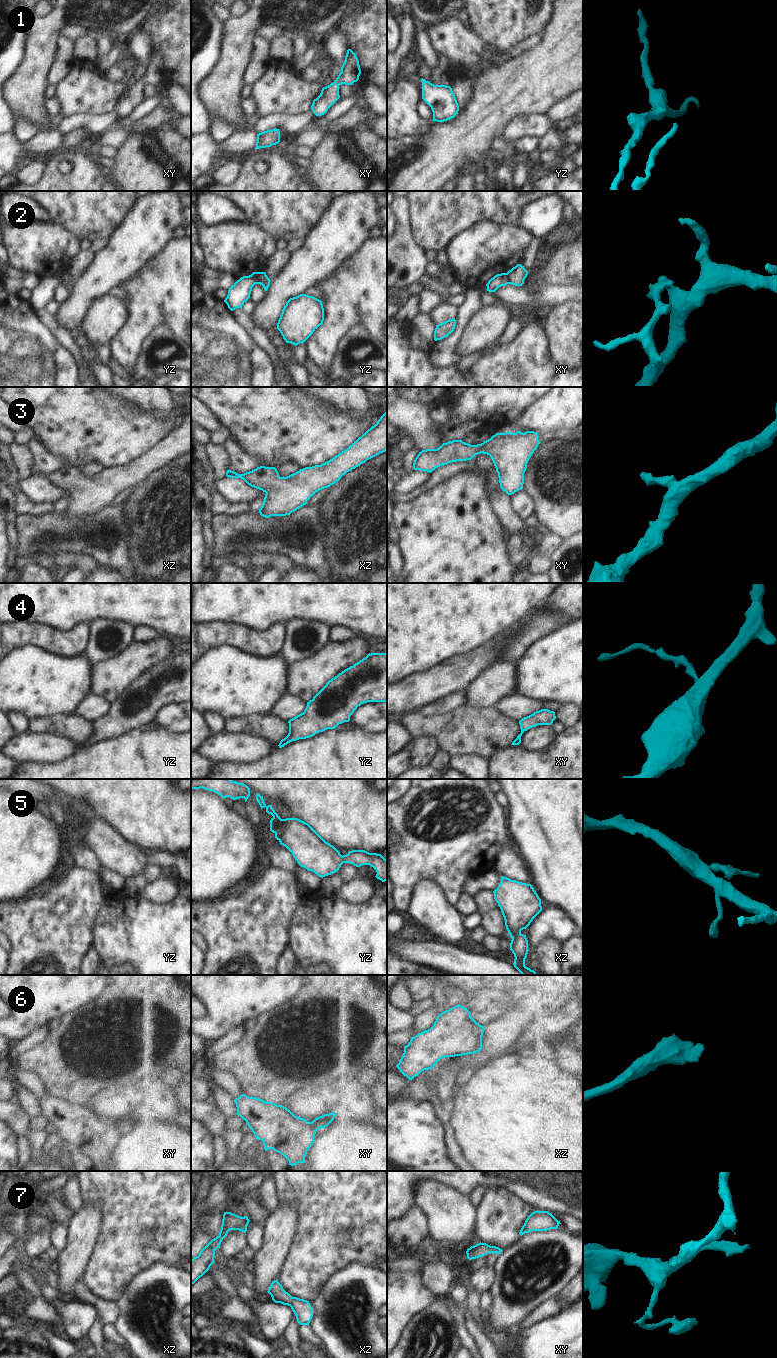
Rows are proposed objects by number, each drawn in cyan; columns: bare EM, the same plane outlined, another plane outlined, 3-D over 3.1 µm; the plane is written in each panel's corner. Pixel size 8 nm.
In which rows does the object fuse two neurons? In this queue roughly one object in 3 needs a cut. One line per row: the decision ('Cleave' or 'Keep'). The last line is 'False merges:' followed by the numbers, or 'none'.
1: Keep
2: Cleave
3: Keep
4: Keep
5: Keep
6: Keep
7: Keep
False merges: 2

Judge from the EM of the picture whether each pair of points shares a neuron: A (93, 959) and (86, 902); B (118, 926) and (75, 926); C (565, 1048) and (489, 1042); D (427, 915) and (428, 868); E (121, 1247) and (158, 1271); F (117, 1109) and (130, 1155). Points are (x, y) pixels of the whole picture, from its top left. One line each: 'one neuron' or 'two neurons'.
A: two neurons
B: two neurons
C: two neurons
D: two neurons
E: two neurons
F: two neurons

